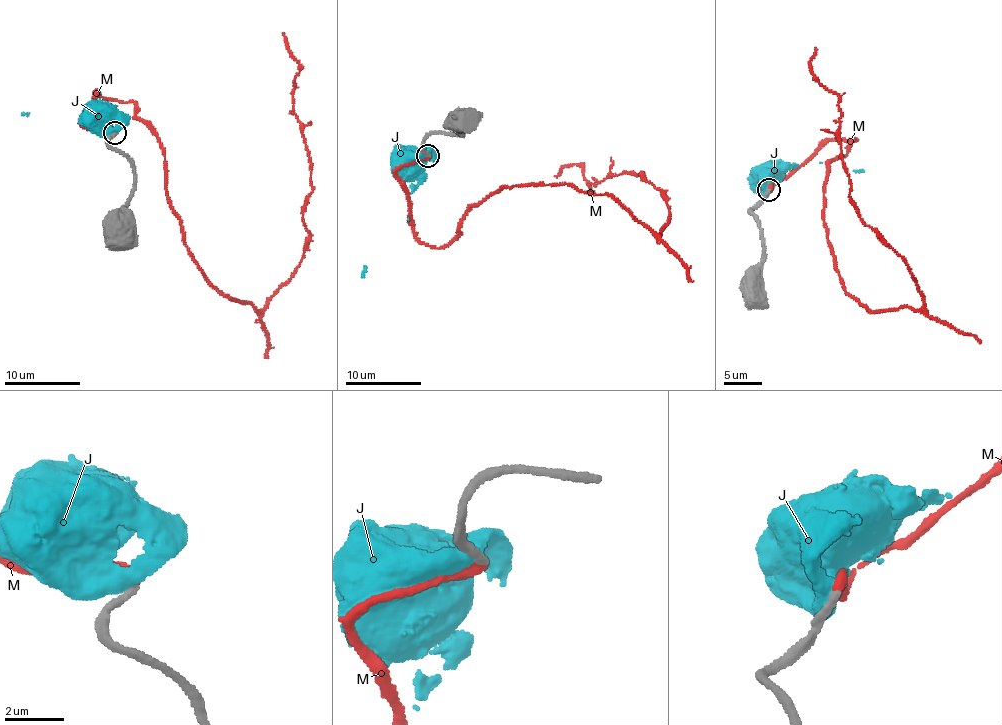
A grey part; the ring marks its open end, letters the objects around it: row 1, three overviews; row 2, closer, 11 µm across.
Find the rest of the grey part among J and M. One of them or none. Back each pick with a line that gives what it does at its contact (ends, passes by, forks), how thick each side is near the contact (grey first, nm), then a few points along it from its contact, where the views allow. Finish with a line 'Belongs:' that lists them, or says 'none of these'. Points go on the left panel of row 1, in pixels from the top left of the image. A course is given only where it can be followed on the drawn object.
M: it ends there; 300 nm thick on the grey side, 400 nm on the other; it runs (116, 131), (81, 121), (98, 91), (162, 148), (212, 286), (262, 309), (300, 264), (312, 192), (282, 32)
Belongs: M

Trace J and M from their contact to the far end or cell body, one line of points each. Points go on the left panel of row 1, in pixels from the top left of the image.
J: (114, 133), (97, 115)
M: (116, 131), (81, 121), (98, 91), (162, 148), (212, 286), (262, 309), (300, 264), (312, 192), (282, 32)

